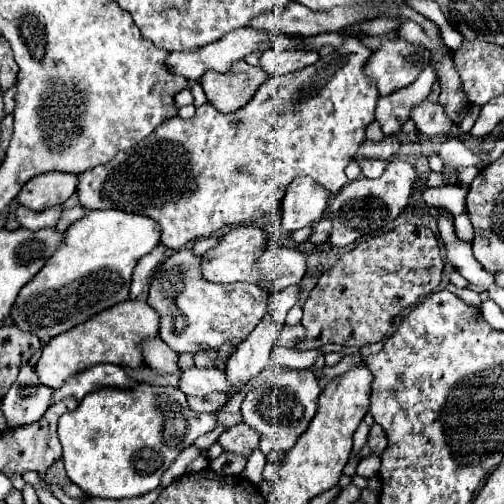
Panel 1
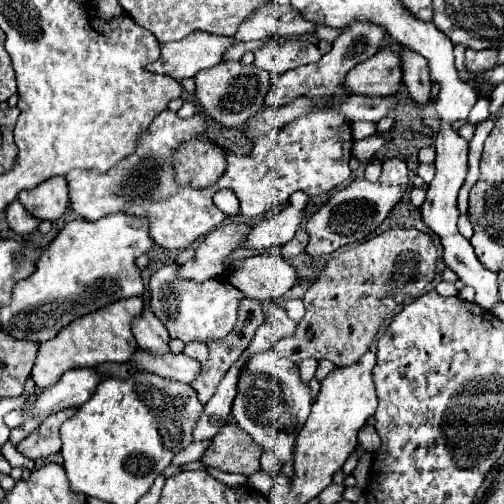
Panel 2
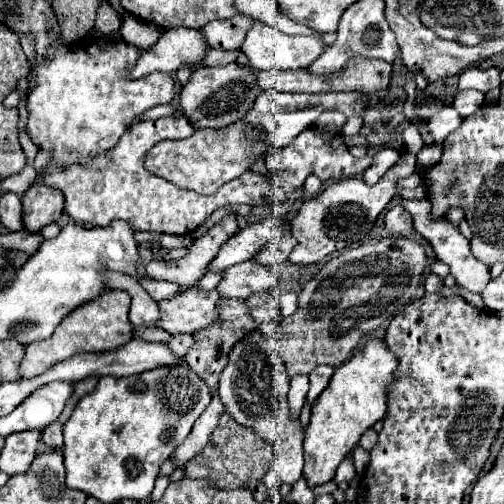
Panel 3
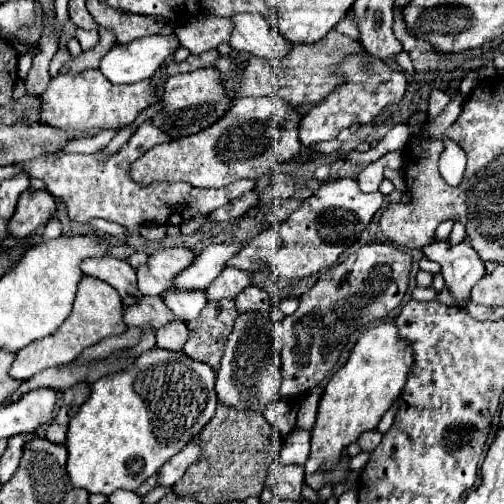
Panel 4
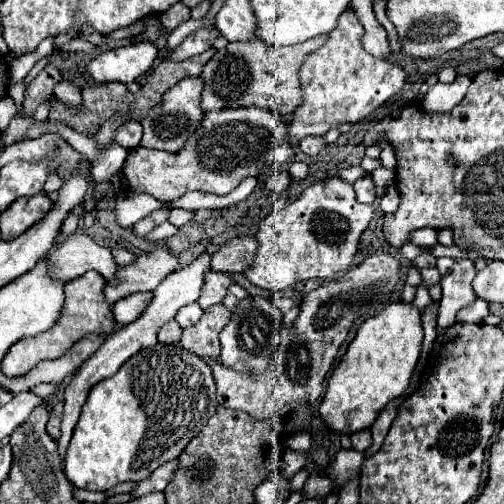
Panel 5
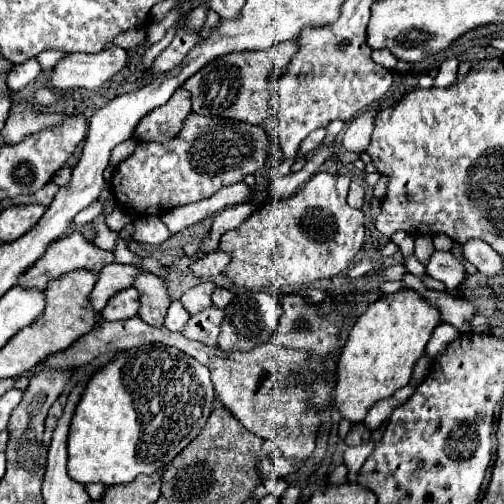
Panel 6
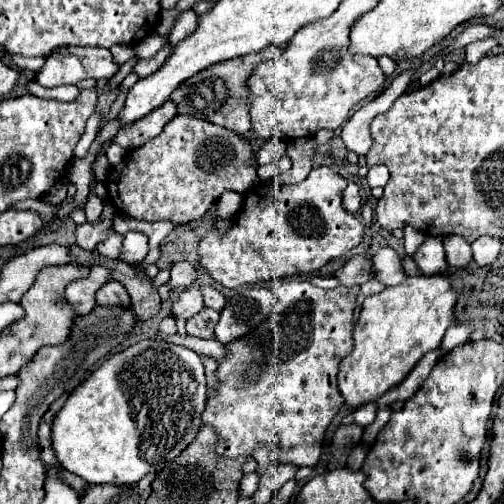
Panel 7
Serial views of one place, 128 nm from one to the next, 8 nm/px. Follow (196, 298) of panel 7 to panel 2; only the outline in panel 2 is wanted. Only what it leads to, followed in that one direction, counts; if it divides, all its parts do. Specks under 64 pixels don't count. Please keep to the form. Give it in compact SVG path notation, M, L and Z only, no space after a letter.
M260 254L236 260L226 280L238 288L244 298L280 300L296 282L296 272L288 260L276 254Z

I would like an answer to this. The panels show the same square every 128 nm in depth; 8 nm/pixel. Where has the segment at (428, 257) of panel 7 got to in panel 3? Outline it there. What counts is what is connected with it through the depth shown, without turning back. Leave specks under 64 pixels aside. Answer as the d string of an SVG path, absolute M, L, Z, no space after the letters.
M402 198L402 206L414 216L414 230L416 230L422 238L426 238L426 240L430 242L430 246L432 246L436 258L438 258L440 262L444 262L444 264L450 266L450 274L454 276L456 284L462 286L462 288L466 288L466 290L470 290L470 292L476 292L476 294L482 292L484 286L486 286L488 280L490 280L490 268L488 268L484 262L480 262L480 260L472 254L470 242L458 232L458 228L450 226L450 224L446 222L446 218L432 218L432 216L430 216L430 202L428 202L426 198L424 198L424 200L418 200L418 198L406 200L406 198Z

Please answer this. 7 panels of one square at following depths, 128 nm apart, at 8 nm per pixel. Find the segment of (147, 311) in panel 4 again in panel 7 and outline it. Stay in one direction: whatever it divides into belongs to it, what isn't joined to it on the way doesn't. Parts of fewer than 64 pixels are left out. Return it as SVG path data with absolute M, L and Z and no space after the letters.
M108 280L98 292L96 292L96 302L106 304L106 306L128 306L130 296L126 288L118 280Z

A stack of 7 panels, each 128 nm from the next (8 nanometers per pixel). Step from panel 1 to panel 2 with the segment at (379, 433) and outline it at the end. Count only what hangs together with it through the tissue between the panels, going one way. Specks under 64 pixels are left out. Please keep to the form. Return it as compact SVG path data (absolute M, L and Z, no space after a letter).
M364 426L360 432L358 432L358 444L362 450L366 452L376 452L376 448L380 448L380 436L376 432L374 426Z

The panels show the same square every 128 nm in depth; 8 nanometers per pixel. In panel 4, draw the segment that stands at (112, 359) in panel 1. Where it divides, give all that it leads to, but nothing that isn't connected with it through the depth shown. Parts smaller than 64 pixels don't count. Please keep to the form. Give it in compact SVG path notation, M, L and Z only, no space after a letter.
M84 276L78 284L74 308L72 308L72 314L68 316L68 320L64 320L64 324L52 336L48 336L44 340L36 340L36 342L28 344L26 348L22 348L16 354L14 364L10 366L10 376L16 380L28 380L36 372L76 360L84 348L100 342L106 336L116 336L122 332L126 332L126 324L122 320L120 294L110 284L106 284L98 278L92 278L92 276Z

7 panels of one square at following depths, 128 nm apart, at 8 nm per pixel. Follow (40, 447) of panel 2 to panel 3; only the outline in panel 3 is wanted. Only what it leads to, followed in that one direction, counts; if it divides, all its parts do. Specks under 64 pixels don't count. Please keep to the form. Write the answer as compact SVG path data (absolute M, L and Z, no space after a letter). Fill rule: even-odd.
M88 378L86 382L76 382L76 384L74 384L74 394L72 394L70 400L66 402L64 412L60 414L58 420L54 420L54 422L42 432L42 440L44 440L46 446L50 446L50 448L54 448L54 450L60 450L60 448L62 448L62 444L64 444L64 440L62 440L62 428L64 428L66 420L70 418L76 402L78 402L86 392L90 392L88 388L90 388L92 384L96 384L96 380L98 380L98 378ZM86 386L88 386L88 388L86 388ZM78 388L80 388L80 390L78 390ZM82 388L86 388L86 390L82 390Z

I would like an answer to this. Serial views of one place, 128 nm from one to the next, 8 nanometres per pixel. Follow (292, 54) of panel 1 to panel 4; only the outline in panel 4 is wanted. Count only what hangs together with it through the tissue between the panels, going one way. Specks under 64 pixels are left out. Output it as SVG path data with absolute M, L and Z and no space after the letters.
M232 14L230 20L234 28L228 44L236 50L256 56L284 56L292 46L260 14Z

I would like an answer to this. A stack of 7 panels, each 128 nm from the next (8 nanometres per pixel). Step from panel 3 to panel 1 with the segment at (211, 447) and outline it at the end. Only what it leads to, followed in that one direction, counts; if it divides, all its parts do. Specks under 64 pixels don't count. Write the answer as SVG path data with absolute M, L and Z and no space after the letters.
M236 424L220 434L218 444L222 446L224 452L242 454L244 458L250 458L250 454L258 448L258 440L260 436L256 436L252 428L248 428L246 424Z

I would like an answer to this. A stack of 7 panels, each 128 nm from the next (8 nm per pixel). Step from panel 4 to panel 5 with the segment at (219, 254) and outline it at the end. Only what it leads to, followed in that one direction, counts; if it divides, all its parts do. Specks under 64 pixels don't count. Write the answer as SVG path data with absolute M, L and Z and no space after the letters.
M200 254L190 266L182 268L182 270L176 270L172 274L168 274L162 284L154 290L154 298L152 302L148 304L148 308L144 310L144 314L134 320L132 324L126 324L122 326L120 330L116 330L112 336L108 336L108 340L104 342L104 346L100 346L100 350L88 358L88 362L84 362L84 366L74 374L72 382L68 384L66 392L64 392L64 412L62 412L62 424L60 424L60 438L58 438L58 454L60 458L64 458L66 454L66 448L68 448L68 442L72 438L72 430L78 422L78 416L80 416L80 410L88 398L88 392L94 384L98 384L100 380L104 378L110 378L130 356L134 356L136 352L140 352L142 348L148 348L150 344L156 344L156 332L158 328L168 322L170 318L176 316L176 312L186 306L186 304L192 304L198 296L200 296L200 288L202 288L202 282L204 282L204 274L210 270L210 254Z

